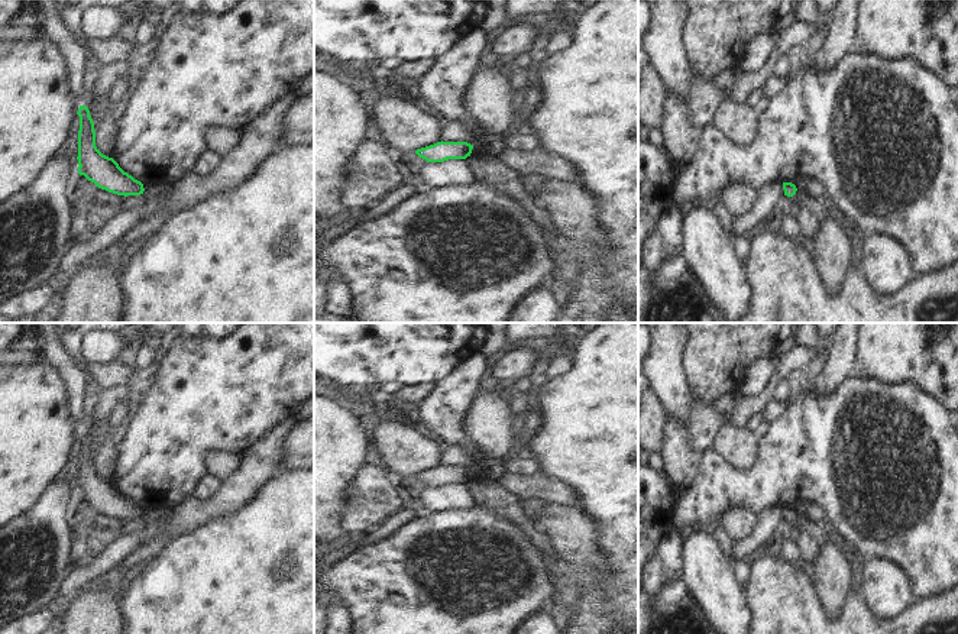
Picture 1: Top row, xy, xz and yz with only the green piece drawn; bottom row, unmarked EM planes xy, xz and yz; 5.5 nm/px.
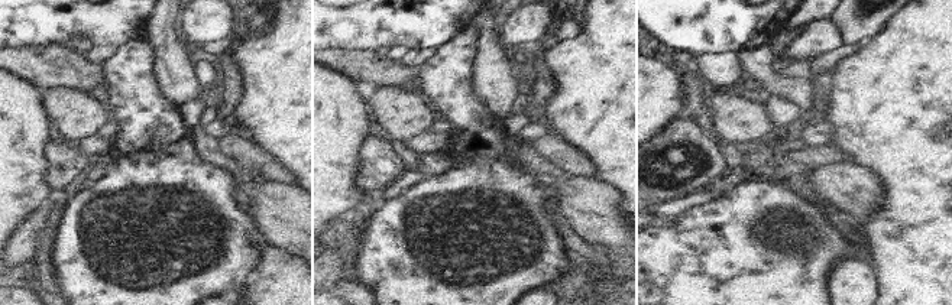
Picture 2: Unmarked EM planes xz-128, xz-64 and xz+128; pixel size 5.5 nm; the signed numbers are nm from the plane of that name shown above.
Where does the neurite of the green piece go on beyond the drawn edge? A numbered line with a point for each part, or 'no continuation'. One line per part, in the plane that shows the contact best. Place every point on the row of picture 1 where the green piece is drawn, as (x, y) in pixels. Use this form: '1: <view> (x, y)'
no continuation

